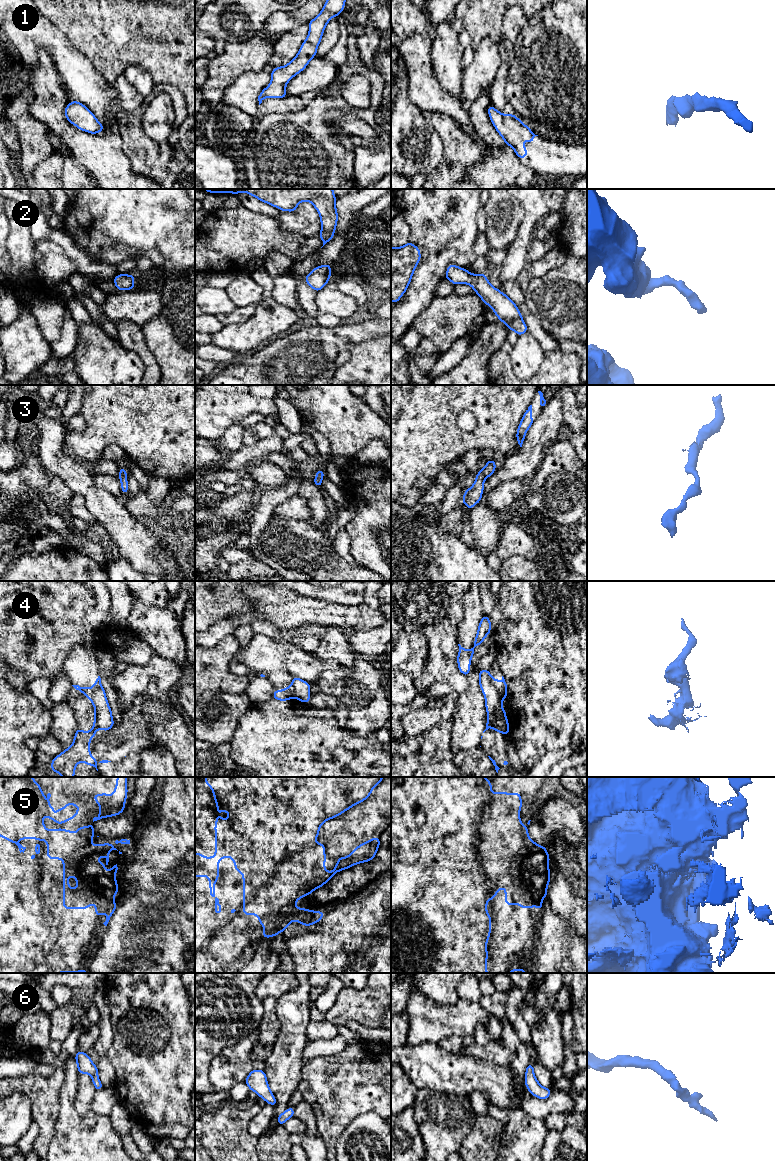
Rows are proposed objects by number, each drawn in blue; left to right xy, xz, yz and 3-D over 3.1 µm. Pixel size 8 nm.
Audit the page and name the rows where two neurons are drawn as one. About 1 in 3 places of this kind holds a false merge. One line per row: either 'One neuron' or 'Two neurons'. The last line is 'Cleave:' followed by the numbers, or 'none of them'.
1: One neuron
2: One neuron
3: One neuron
4: Two neurons
5: Two neurons
6: One neuron
Cleave: 4, 5

